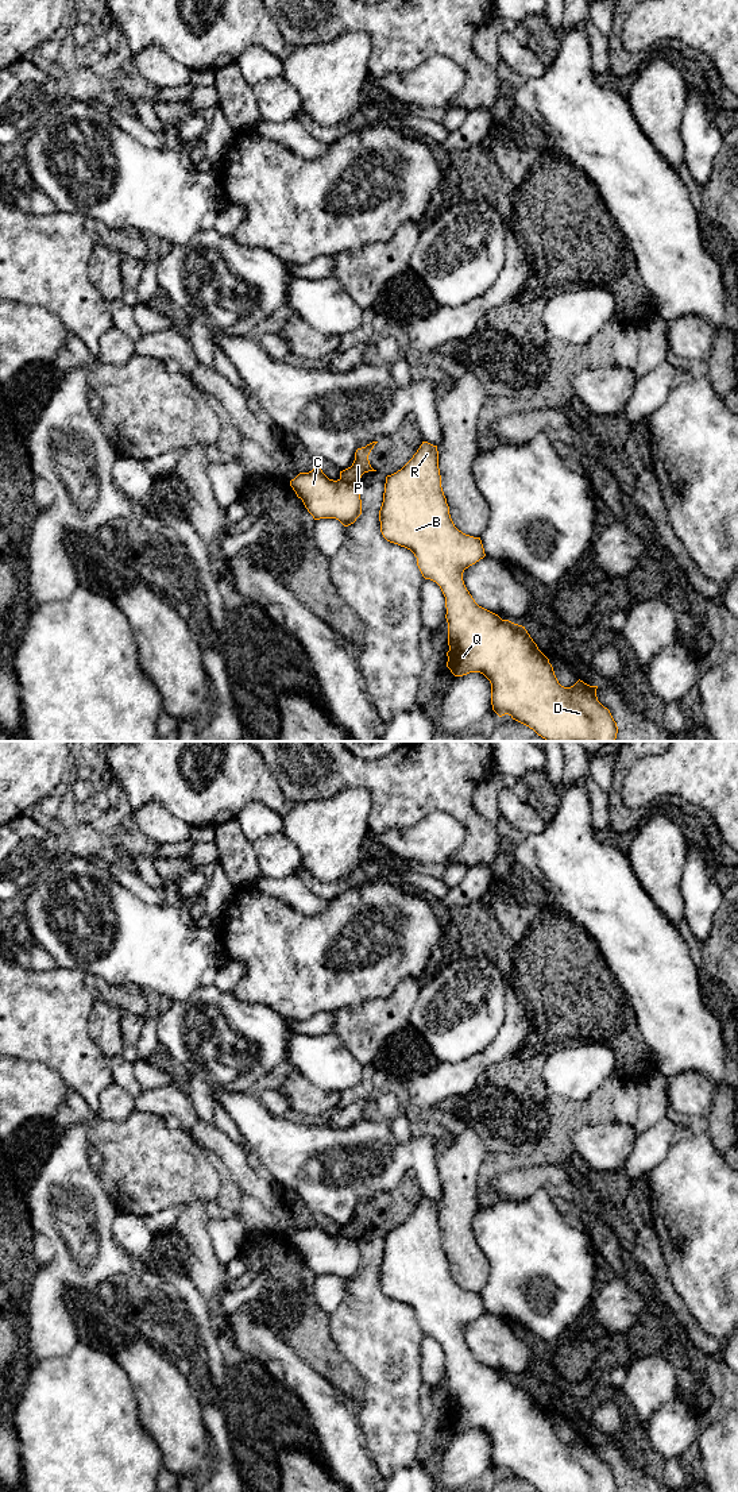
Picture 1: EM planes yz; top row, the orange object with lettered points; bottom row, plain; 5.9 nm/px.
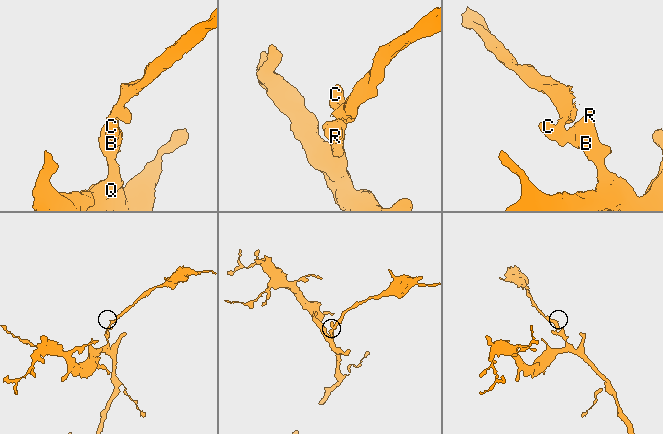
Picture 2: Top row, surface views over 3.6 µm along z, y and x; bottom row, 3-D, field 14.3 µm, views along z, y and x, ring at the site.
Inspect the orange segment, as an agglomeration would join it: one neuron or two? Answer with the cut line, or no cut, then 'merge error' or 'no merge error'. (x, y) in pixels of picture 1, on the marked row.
cut in yz along (340, 477), (355, 484); merge error

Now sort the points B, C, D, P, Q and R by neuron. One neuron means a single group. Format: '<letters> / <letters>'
B C D Q R / P

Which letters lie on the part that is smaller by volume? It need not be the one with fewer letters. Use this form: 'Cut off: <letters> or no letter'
Cut off: P

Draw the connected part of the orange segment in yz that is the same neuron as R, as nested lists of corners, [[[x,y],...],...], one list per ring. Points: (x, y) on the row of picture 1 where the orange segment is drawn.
[[[422,442],[401,470],[386,477],[379,521],[383,537],[410,550],[422,577],[436,582],[445,597],[447,667],[455,676],[483,674],[491,683],[492,710],[499,717],[509,714],[546,741],[615,741],[618,726],[610,710],[598,701],[598,686],[580,679],[571,687],[561,686],[549,659],[525,627],[479,606],[467,590],[464,570],[486,554],[480,537],[463,533],[451,518],[441,487],[437,446]]]

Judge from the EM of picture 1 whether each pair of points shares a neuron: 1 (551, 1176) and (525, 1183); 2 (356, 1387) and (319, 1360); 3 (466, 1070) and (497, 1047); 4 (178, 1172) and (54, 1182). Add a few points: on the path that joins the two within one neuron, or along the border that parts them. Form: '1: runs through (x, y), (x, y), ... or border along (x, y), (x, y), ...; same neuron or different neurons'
1: runs through (544, 1176), (532, 1178); same neuron
2: runs through (347, 1380), (328, 1361); same neuron
3: runs through (474, 1067), (489, 1055); same neuron
4: border along (95, 1175), (103, 1191), (115, 1206); different neurons

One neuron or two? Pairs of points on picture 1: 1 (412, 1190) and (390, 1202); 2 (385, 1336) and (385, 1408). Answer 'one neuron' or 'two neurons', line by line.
1: one neuron
2: one neuron

